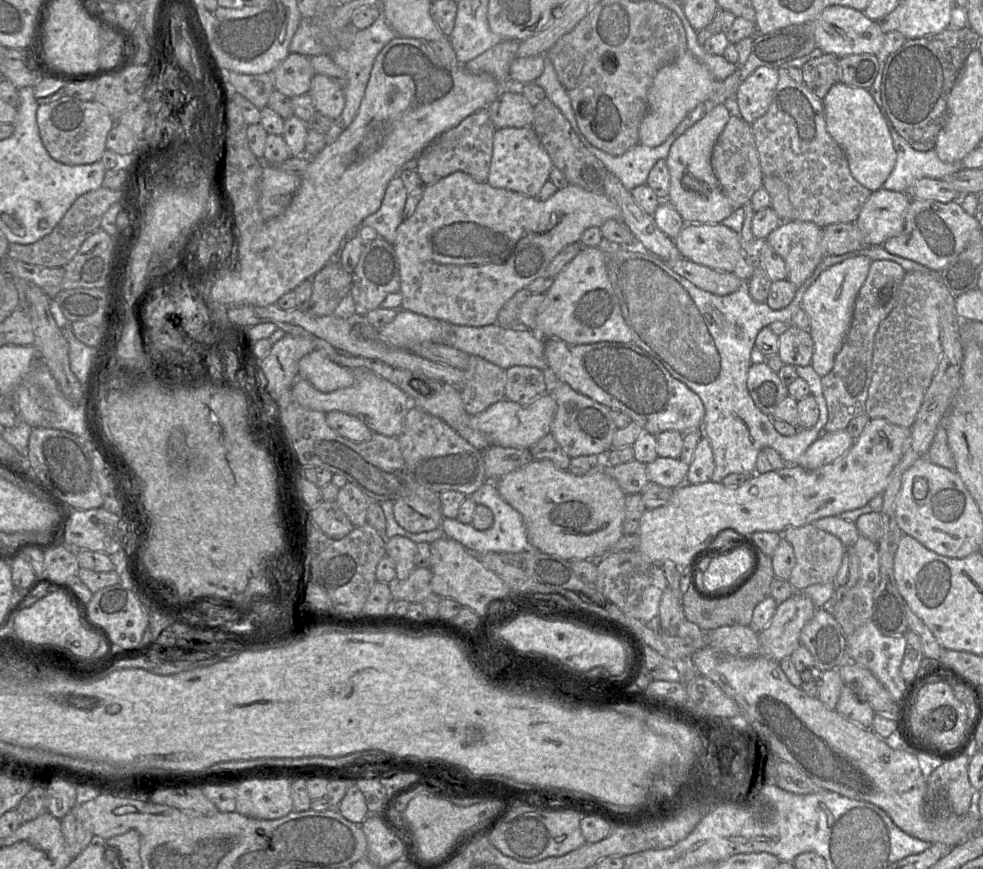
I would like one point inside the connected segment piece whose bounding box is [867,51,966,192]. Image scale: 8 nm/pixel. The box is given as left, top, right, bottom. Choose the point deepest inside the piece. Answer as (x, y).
(911, 165)

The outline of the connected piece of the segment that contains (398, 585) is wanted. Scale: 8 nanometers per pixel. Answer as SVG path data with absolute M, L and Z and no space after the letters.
M415 568L406 580L397 580L391 584L392 599L405 600L408 603L422 603L433 593L432 572L429 568Z

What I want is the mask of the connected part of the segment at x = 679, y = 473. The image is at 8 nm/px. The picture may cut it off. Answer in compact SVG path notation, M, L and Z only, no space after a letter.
M657 457L646 464L649 482L664 487L677 488L686 482L689 465L680 458Z

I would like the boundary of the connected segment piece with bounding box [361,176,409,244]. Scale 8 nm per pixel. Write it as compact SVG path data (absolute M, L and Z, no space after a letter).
M395 176L388 184L379 209L367 216L361 226L369 226L387 242L393 243L396 230L404 221L403 211L409 193L400 176Z

